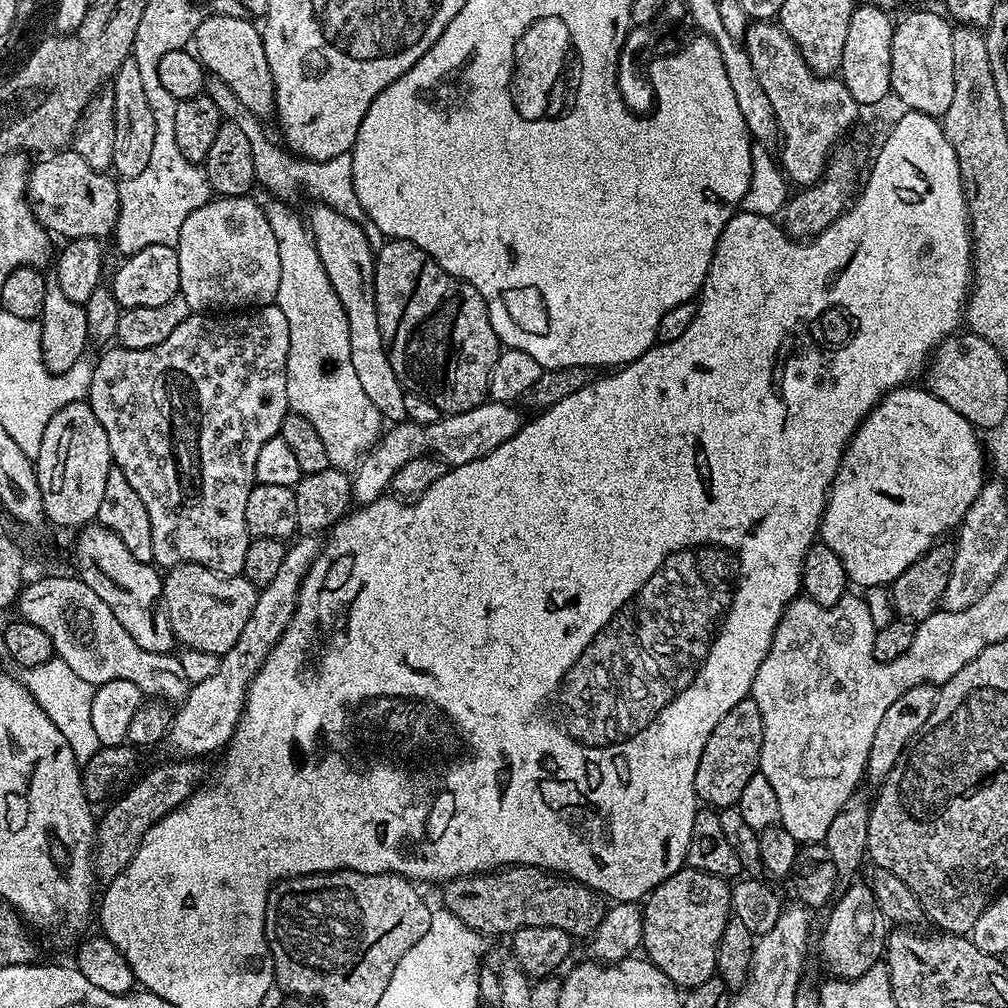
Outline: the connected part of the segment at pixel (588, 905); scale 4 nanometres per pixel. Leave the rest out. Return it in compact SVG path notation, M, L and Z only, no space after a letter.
M508 866L503 870L485 872L479 876L459 876L457 880L447 881L443 885L443 907L461 919L468 928L479 932L485 938L504 936L522 930L526 926L554 926L554 930L566 930L573 938L591 937L600 925L602 915L601 901L597 893L583 884L577 884L568 878L557 878L553 873L531 866Z

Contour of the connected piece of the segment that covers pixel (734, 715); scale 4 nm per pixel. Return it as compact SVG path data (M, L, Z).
M752 699L738 702L718 726L714 726L714 734L706 738L706 746L702 750L702 758L698 758L698 774L694 778L696 799L701 805L712 810L731 808L742 798L742 789L746 782L754 778L760 767L760 751L764 741L762 730L762 710Z

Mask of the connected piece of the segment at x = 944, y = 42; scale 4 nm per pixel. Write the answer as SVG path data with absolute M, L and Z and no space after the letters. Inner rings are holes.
M912 12L892 30L890 46L891 95L897 96L910 112L943 118L954 102L953 21L936 12Z

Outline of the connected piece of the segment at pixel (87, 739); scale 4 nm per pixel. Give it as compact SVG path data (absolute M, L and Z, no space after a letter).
M53 656L40 666L25 668L20 674L21 684L27 689L35 701L42 706L47 717L54 722L54 726L62 731L74 750L75 758L81 764L89 761L90 758L100 749L98 734L91 725L91 703L95 685L83 681L60 657Z

